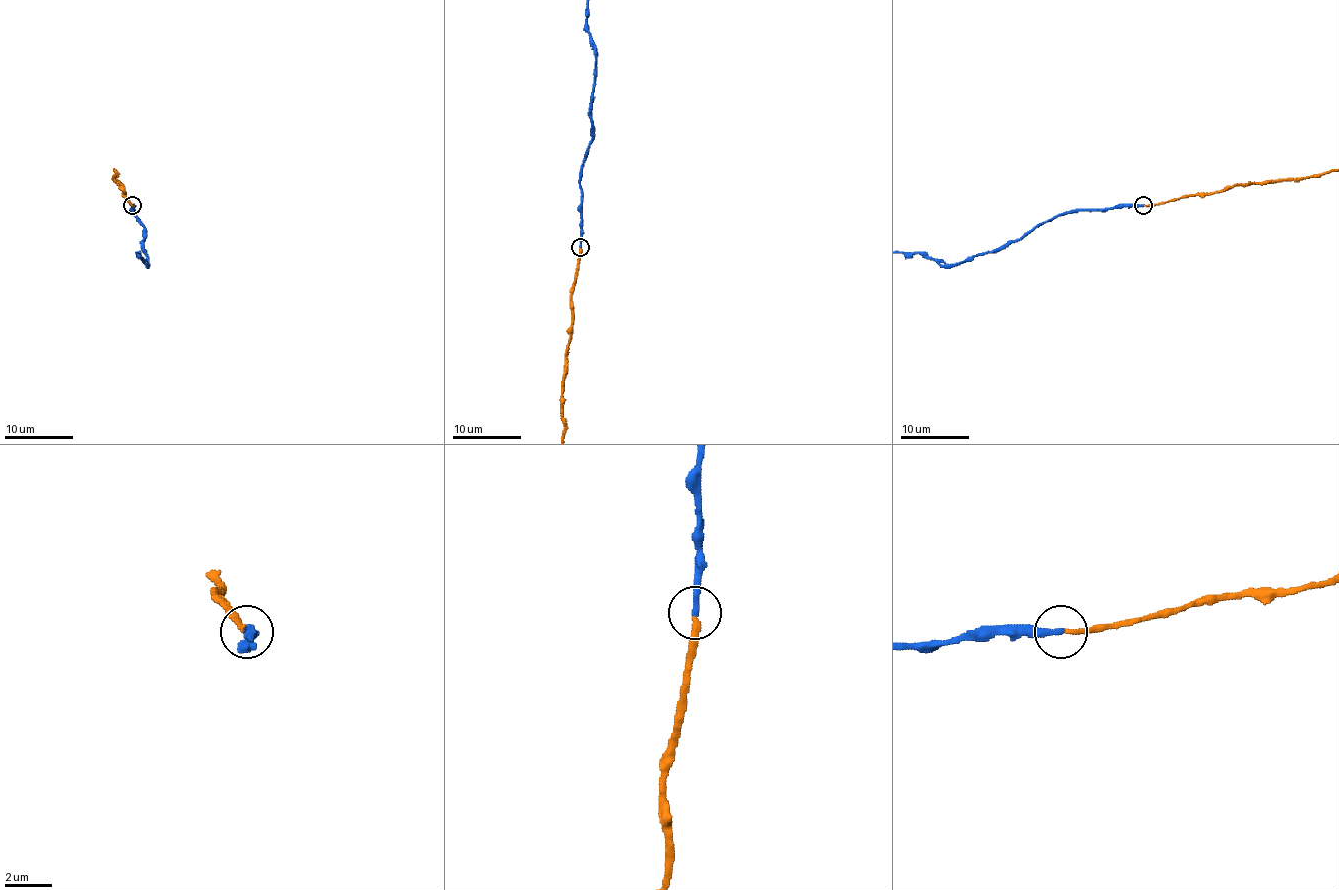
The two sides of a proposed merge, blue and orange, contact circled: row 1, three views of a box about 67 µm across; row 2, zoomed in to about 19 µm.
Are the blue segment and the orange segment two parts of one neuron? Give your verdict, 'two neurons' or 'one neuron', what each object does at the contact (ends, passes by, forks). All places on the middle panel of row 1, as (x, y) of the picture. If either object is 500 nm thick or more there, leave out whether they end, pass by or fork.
one neuron | blue ends | orange ends

